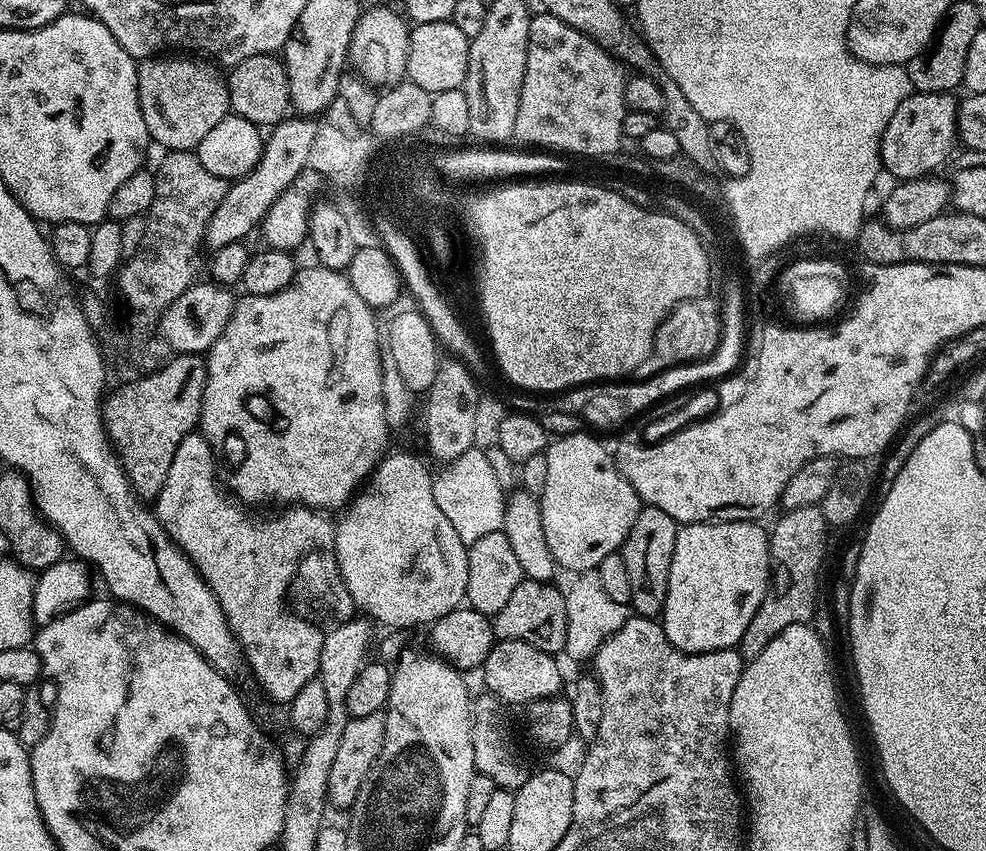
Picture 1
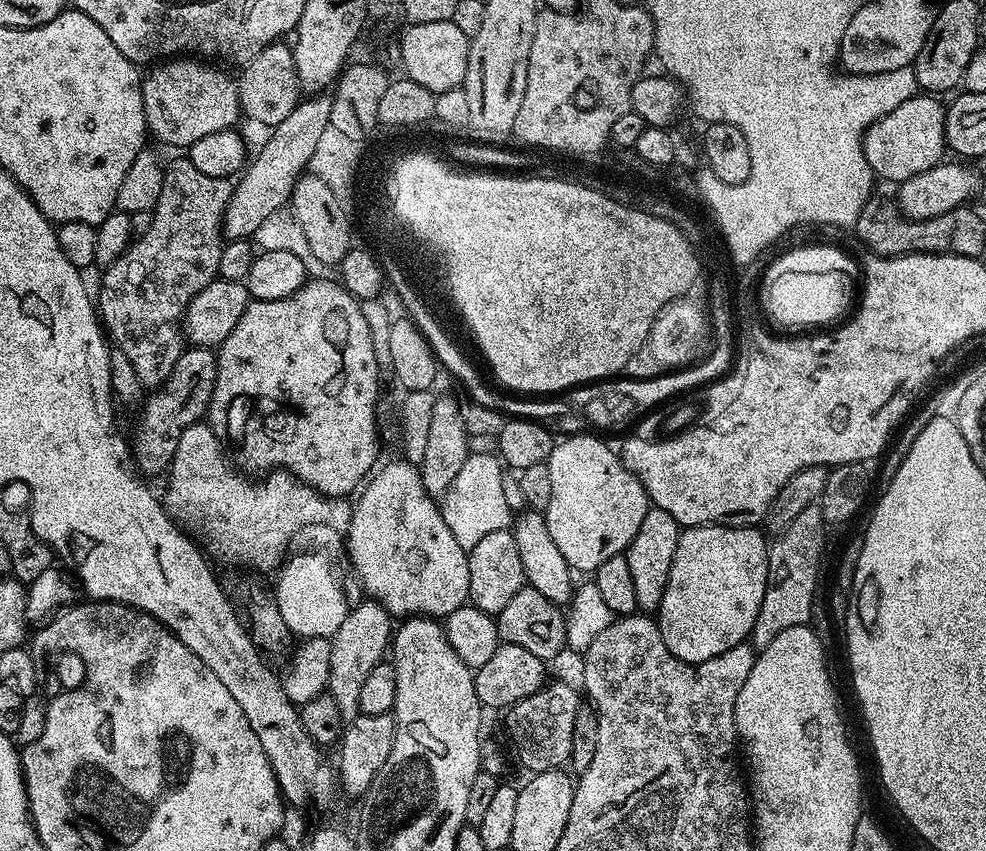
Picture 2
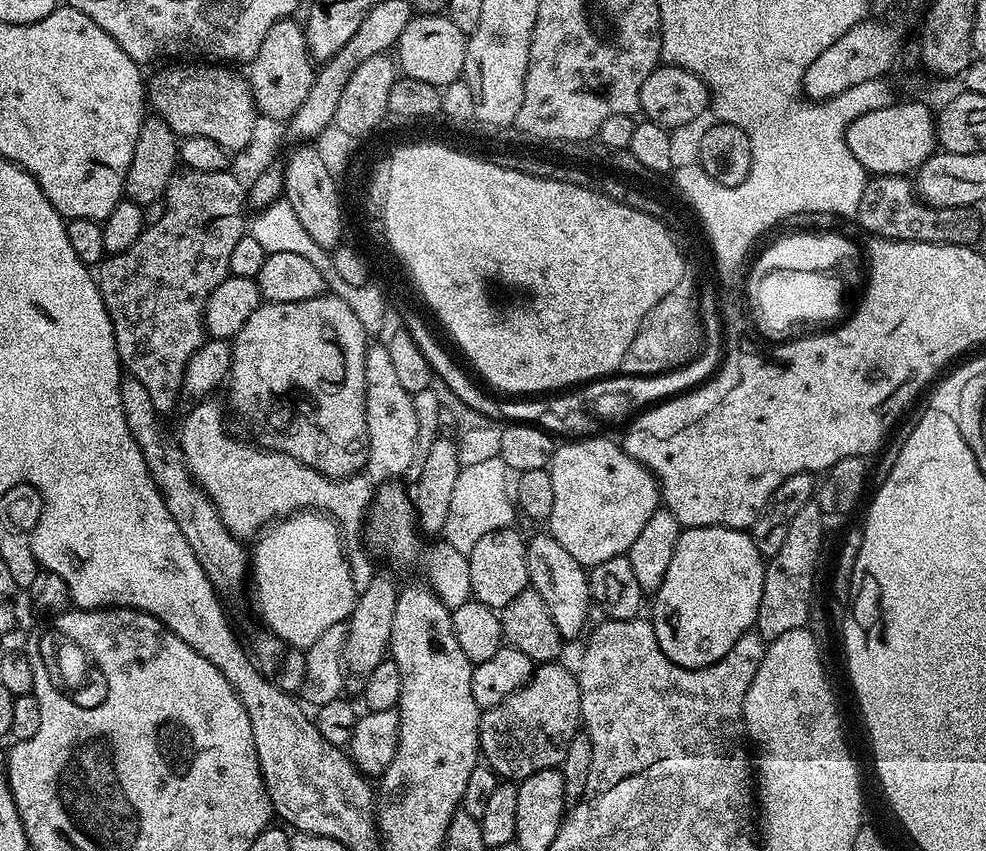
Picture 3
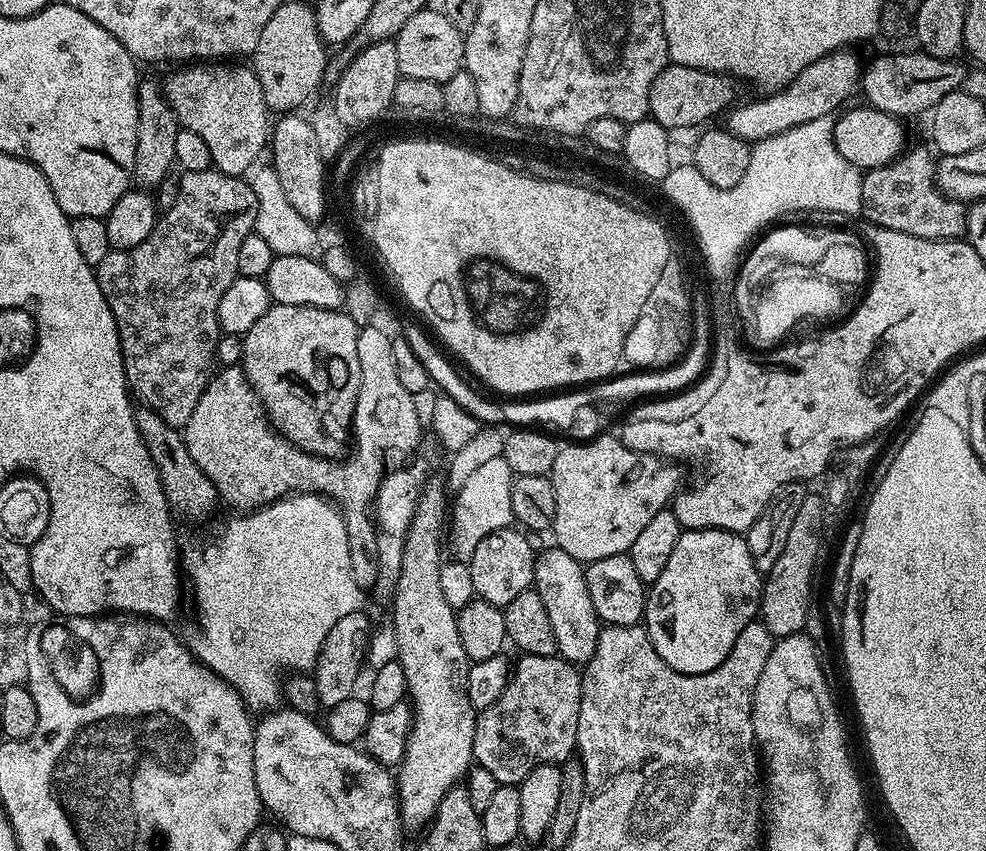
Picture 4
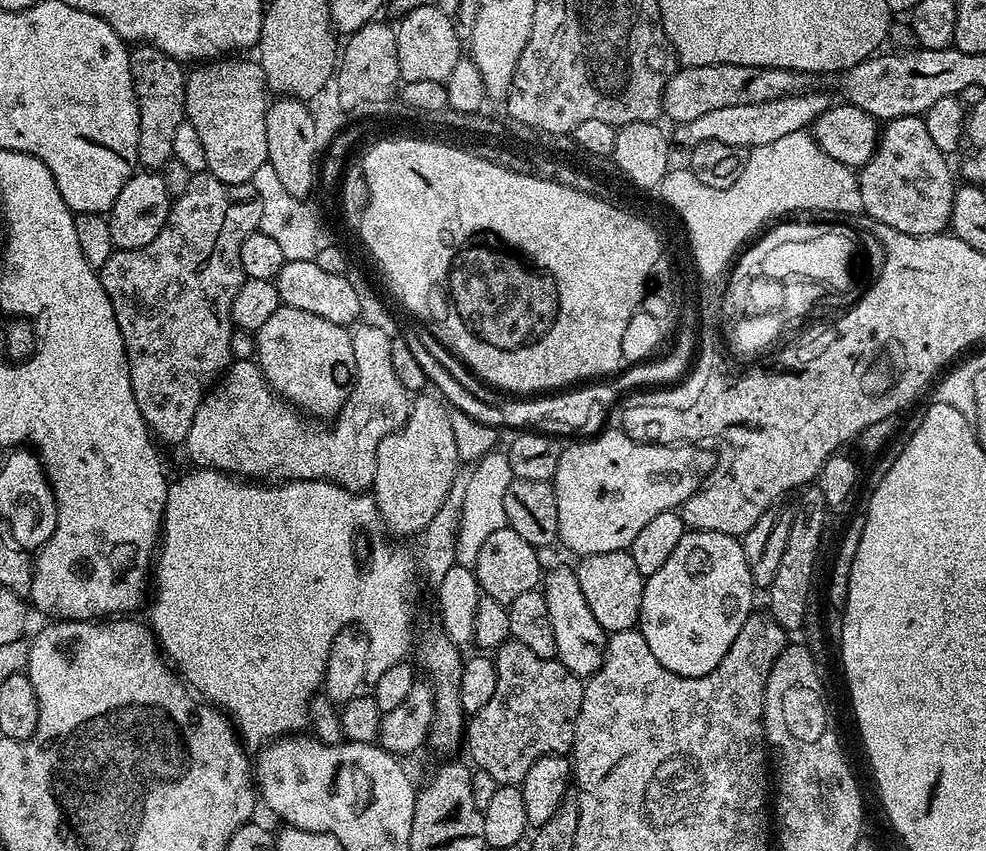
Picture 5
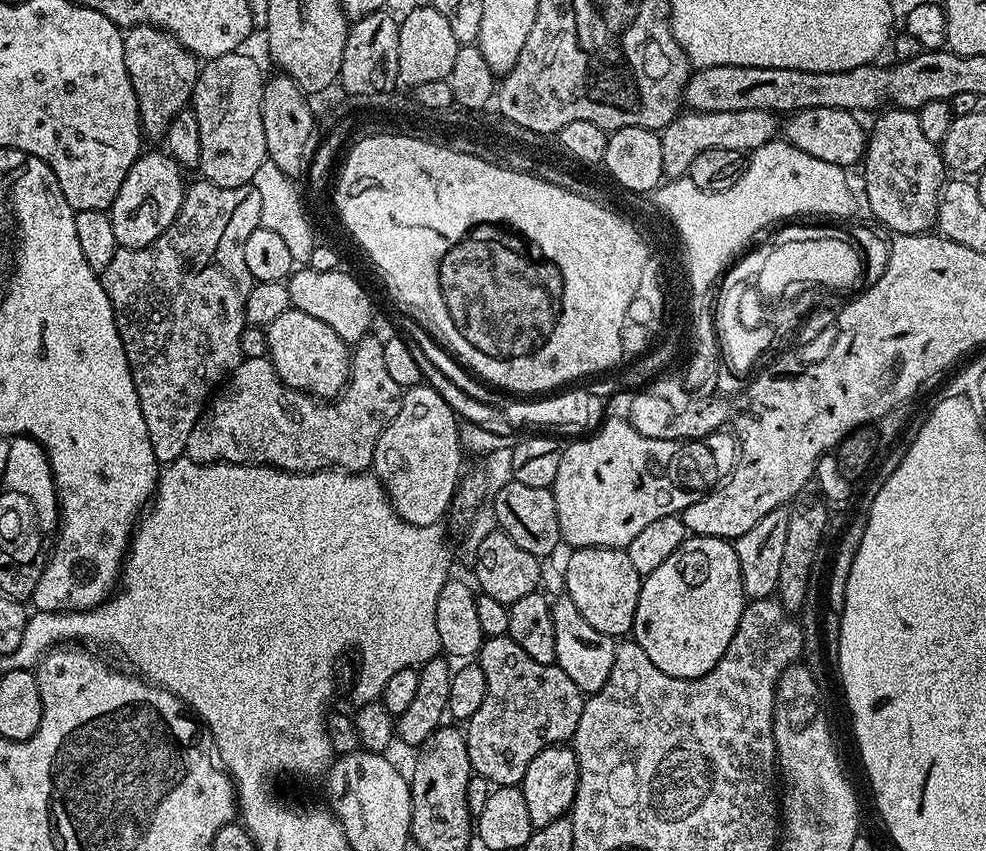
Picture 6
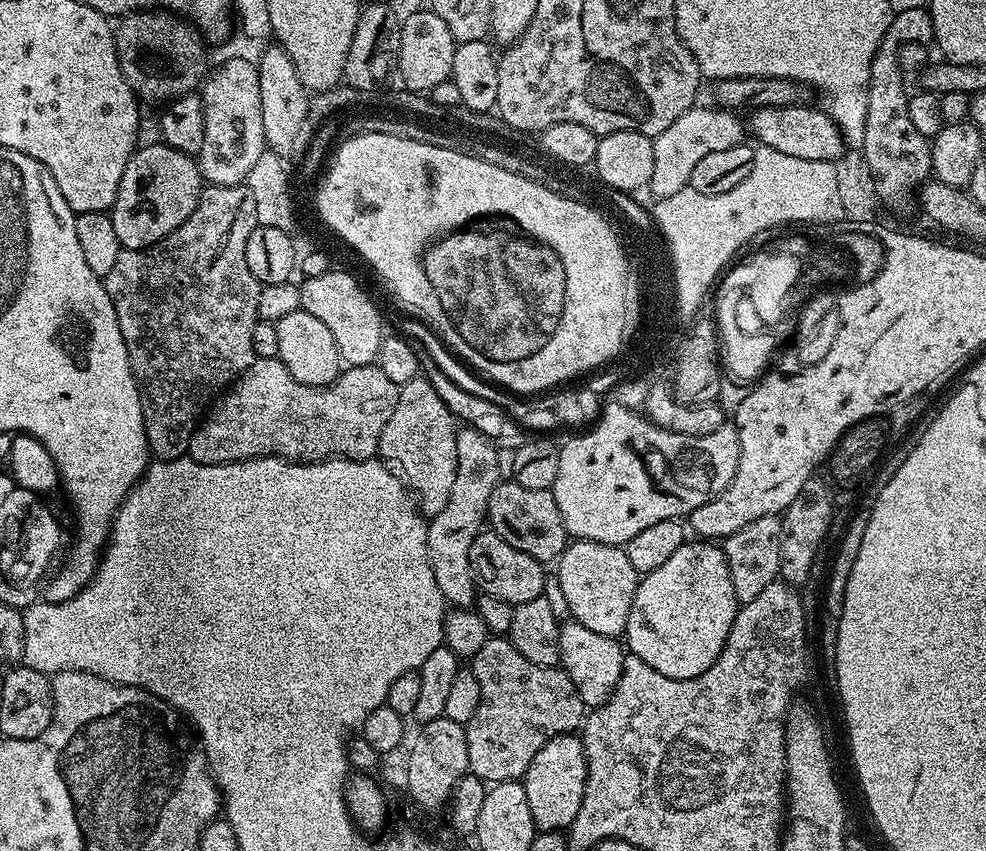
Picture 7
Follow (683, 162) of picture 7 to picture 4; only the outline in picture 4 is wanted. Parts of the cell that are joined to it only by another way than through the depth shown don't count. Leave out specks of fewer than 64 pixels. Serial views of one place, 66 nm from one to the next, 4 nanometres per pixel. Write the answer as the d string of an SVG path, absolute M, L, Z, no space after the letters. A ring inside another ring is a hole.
M841 50L826 54L810 62L810 66L801 70L788 87L761 95L764 96L761 100L754 100L750 104L737 103L726 116L728 131L743 140L759 142L769 140L772 136L780 136L786 130L802 126L811 120L831 117L837 110L845 107L844 99L852 91L857 91L860 82L862 60L860 64L859 58L852 52L855 51Z

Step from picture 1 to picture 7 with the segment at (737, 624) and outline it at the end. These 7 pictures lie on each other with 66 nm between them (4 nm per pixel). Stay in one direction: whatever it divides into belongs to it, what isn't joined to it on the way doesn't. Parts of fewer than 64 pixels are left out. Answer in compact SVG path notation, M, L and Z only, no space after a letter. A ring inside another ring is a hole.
M692 538L678 546L674 555L667 562L662 562L658 570L645 572L639 577L634 606L630 606L630 618L626 622L623 639L626 641L627 651L642 658L646 666L654 666L658 674L666 674L666 678L675 680L689 680L710 670L718 654L722 654L737 611L734 582L730 578L730 566L724 557L723 547L703 538Z

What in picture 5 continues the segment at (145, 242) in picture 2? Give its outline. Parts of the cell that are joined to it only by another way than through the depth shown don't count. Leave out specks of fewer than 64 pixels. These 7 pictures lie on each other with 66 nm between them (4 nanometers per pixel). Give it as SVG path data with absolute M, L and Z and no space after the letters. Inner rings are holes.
M196 174L189 180L192 181L185 186L184 193L180 197L177 195L173 199L172 208L168 212L166 227L153 240L141 248L126 248L113 251L111 258L98 269L100 284L110 298L110 306L114 310L114 318L118 322L118 330L124 339L124 352L128 356L130 382L132 383L132 389L138 402L138 410L142 414L144 423L148 425L151 435L157 441L165 440L168 444L180 445L183 445L188 439L190 422L194 418L198 406L233 361L232 351L230 350L230 334L234 327L232 323L232 303L246 279L242 270L240 251L242 250L242 242L248 237L249 233L247 227L240 228L240 223L243 222L244 215L248 212L248 200L252 202L257 199L255 186L251 182L236 185L224 184L209 174Z

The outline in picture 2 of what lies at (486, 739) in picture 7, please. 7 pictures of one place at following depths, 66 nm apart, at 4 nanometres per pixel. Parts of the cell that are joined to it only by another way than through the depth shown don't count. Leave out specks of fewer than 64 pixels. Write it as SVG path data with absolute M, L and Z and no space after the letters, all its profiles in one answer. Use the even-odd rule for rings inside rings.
M556 680L553 684L551 681L530 694L530 698L522 698L522 702L507 709L504 728L512 743L512 752L522 767L529 768L529 773L551 772L569 763L574 716L582 705L581 693L577 692L564 680Z

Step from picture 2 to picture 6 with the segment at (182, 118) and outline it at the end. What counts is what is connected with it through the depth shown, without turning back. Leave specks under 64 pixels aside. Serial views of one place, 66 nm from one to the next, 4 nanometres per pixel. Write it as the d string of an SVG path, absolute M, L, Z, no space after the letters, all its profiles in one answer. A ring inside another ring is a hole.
M237 50L205 61L190 101L201 131L199 175L223 189L251 183L258 168L268 160L261 116L266 78L259 64L250 55L242 53Z

